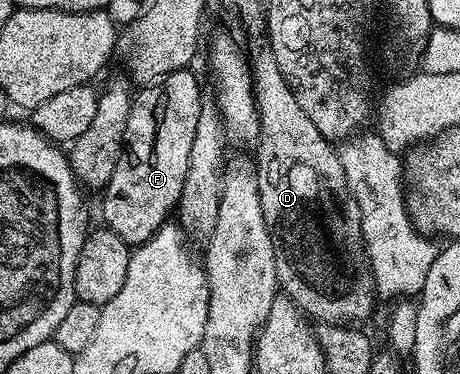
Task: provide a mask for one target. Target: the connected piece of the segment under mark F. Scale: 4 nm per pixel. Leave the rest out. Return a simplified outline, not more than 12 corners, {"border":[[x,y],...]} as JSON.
{"border":[[191,68],[135,94],[103,224],[130,247],[173,216],[202,104]]}

